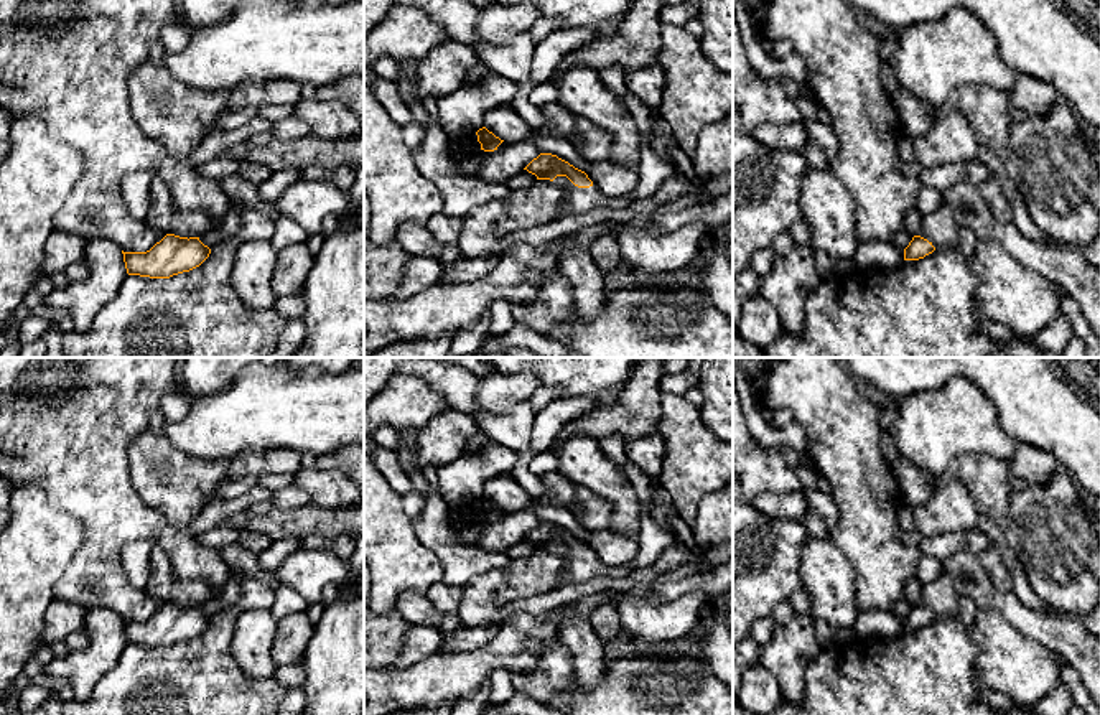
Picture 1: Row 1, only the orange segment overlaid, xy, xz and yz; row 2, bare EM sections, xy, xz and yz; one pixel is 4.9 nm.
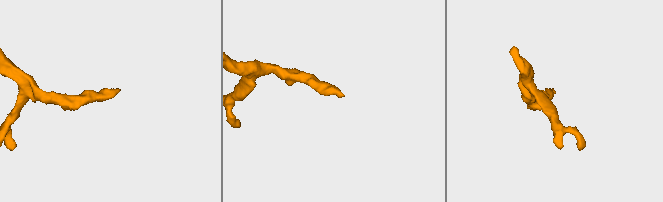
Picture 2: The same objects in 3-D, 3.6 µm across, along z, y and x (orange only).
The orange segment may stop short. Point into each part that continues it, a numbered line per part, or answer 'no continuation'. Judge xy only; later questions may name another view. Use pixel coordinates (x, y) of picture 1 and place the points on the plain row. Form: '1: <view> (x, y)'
no continuation

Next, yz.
1: yz (939, 595)

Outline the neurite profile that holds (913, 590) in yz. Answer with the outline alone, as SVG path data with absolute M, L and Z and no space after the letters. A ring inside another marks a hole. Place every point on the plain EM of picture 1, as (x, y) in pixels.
M917 577L911 578L911 580L906 583L902 600L906 600L907 603L911 603L912 606L914 606L914 605L919 605L921 595L922 595L922 586L924 586L924 585L919 582Z

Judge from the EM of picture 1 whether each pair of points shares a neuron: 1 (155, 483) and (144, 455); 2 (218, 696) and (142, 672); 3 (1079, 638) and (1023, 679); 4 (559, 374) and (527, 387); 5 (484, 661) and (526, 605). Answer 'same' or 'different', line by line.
1: same
2: same
3: different
4: different
5: different

